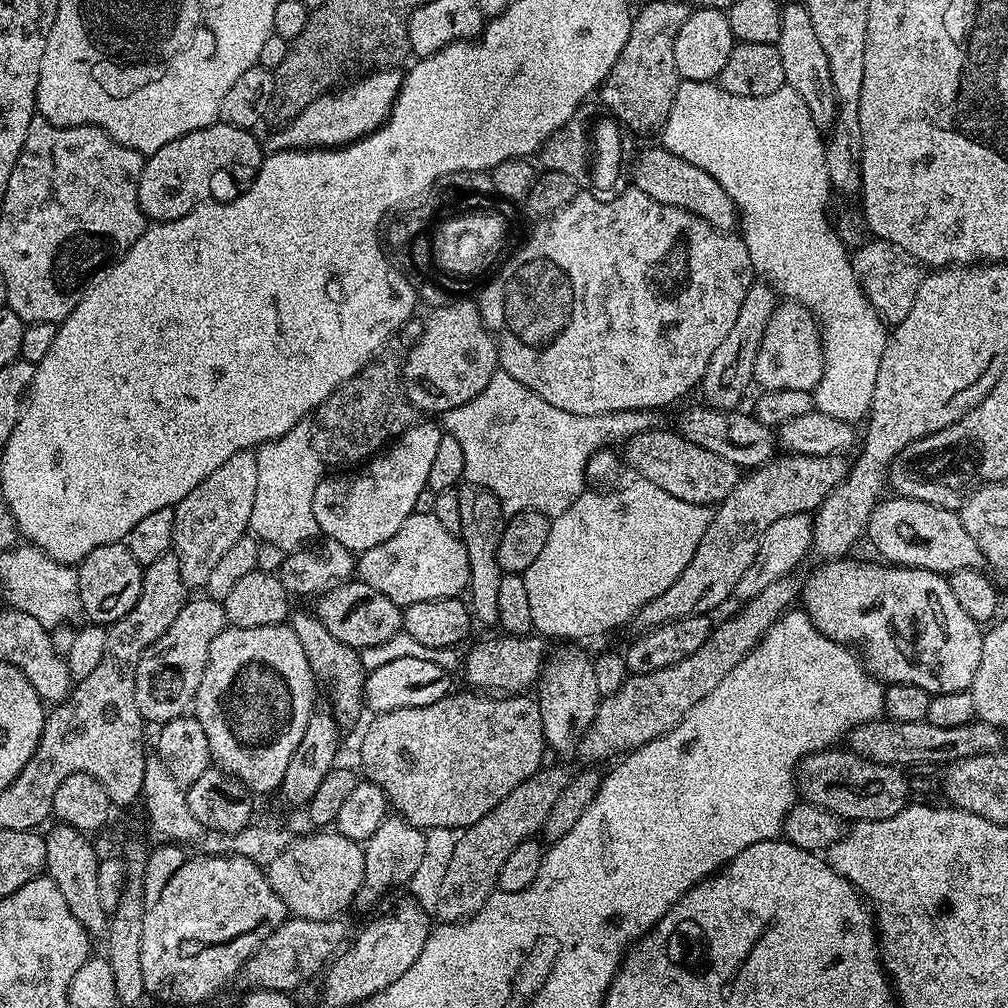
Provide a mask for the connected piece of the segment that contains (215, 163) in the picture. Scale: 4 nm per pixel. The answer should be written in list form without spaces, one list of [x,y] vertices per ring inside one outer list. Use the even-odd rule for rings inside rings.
[[[217,122],[174,142],[166,142],[162,150],[145,159],[140,175],[138,198],[145,217],[152,222],[182,218],[191,208],[197,208],[211,197],[208,195],[212,192],[212,179],[223,168],[233,168],[240,180],[255,177],[266,152],[251,135],[247,128]]]

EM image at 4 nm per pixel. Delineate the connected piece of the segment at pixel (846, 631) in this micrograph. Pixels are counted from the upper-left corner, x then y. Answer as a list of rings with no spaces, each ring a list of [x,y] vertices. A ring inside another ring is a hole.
[[[841,558],[821,563],[821,568],[816,568],[809,574],[808,580],[802,584],[802,608],[811,617],[817,629],[826,634],[831,640],[836,640],[839,644],[855,646],[862,653],[862,659],[869,672],[881,682],[893,684],[894,682],[910,682],[910,686],[922,686],[922,690],[931,692],[966,692],[969,691],[978,674],[978,662],[982,662],[982,635],[981,625],[972,621],[970,614],[958,606],[958,601],[954,599],[954,593],[950,591],[947,579],[941,573],[922,570],[921,568],[901,568],[893,566],[887,562],[880,564],[859,564],[853,558]]]

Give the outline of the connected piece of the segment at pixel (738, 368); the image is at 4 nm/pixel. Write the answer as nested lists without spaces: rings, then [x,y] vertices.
[[[753,282],[746,290],[746,298],[742,298],[742,310],[738,310],[738,319],[734,327],[722,338],[718,350],[710,354],[710,366],[706,366],[706,374],[702,381],[707,407],[736,410],[741,407],[748,387],[753,387],[754,362],[758,358],[758,346],[762,342],[762,334],[766,334],[766,322],[770,322],[770,314],[774,314],[778,303],[777,293],[767,282]]]

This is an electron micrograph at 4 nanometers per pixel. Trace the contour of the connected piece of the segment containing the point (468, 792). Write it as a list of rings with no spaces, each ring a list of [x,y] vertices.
[[[463,691],[457,696],[443,696],[430,706],[379,713],[360,744],[363,775],[384,791],[389,805],[415,828],[468,828],[478,822],[478,818],[490,814],[490,810],[494,810],[494,806],[498,806],[514,786],[541,771],[545,763],[542,714],[531,695]]]

